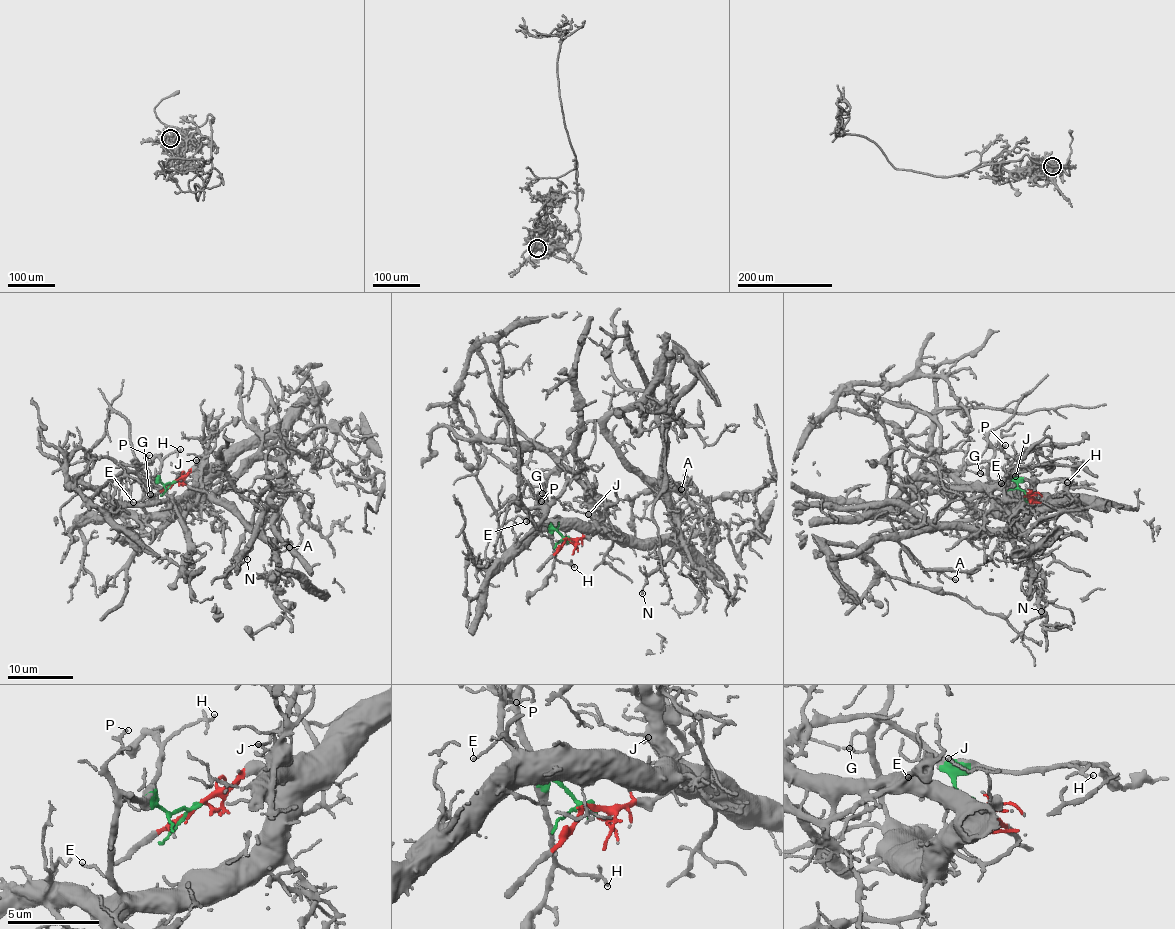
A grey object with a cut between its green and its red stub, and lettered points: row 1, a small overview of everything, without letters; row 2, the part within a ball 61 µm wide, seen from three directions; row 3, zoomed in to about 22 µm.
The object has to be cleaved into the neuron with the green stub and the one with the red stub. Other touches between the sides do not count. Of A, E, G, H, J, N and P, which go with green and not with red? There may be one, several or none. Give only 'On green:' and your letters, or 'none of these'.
On green: H

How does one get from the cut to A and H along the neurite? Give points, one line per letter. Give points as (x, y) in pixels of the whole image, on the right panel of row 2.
A: (1026, 494), (1038, 495), (1047, 505), (1002, 529), (902, 535), (899, 544), (926, 569), (956, 580)
H: (1026, 494), (1017, 485), (1019, 482), (1067, 482)

